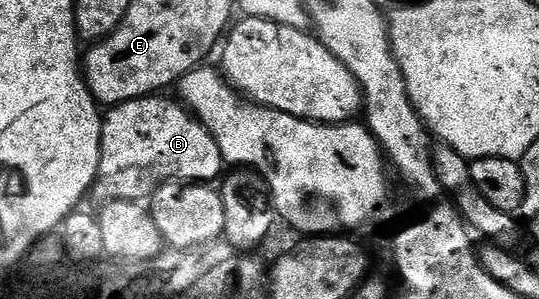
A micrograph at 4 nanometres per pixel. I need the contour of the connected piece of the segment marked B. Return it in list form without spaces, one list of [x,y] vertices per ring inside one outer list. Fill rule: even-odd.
[[[164,97],[135,99],[115,104],[112,111],[103,116],[102,141],[100,142],[100,160],[94,184],[94,195],[100,201],[130,201],[138,203],[147,200],[153,191],[157,191],[163,183],[187,181],[190,183],[211,184],[212,179],[221,178],[220,170],[226,167],[222,153],[214,141],[212,134],[196,120],[195,115],[183,103]]]

